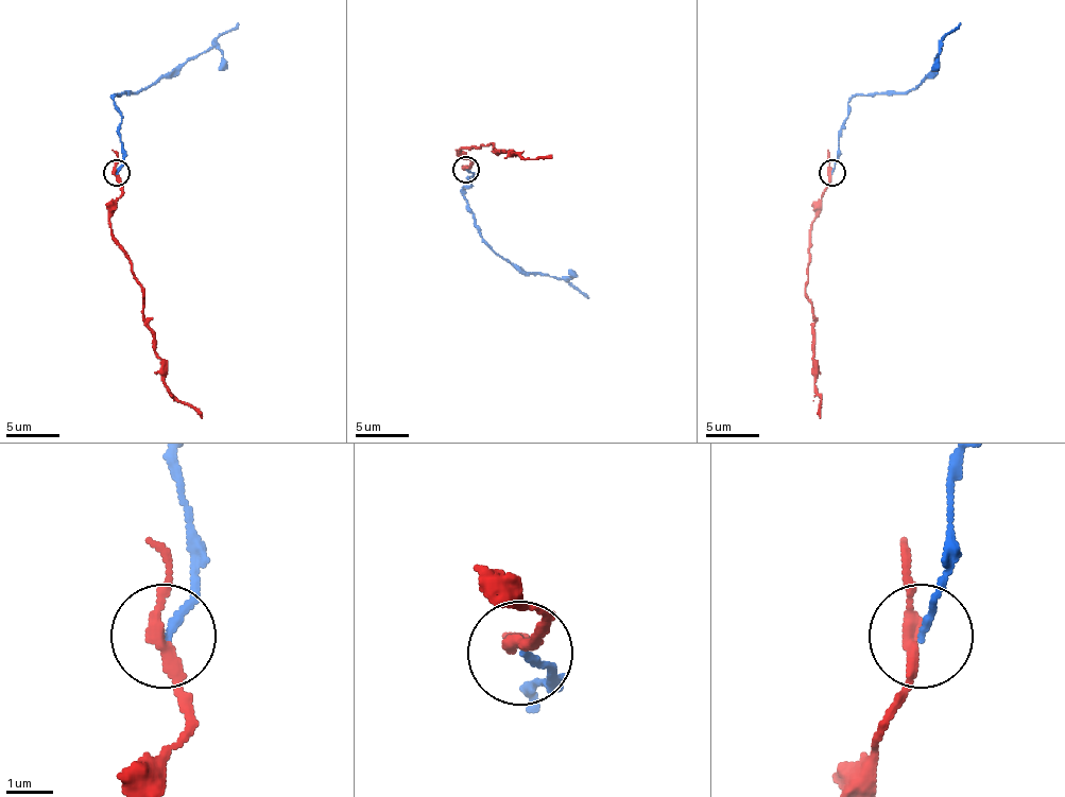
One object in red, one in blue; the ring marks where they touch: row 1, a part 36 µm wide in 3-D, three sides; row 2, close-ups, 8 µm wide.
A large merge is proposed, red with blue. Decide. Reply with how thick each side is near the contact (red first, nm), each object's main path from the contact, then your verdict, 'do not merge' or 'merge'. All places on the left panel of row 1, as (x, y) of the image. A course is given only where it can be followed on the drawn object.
240 nm thick on the red side, 150 nm on the other; red runs (117, 173), (122, 194), (108, 219), (112, 240), (143, 293), (143, 323), (162, 383), (202, 418); blue runs (117, 173), (122, 162), (119, 131), (122, 120), (114, 96), (143, 90), (205, 53), (212, 42), (239, 23); do not merge

